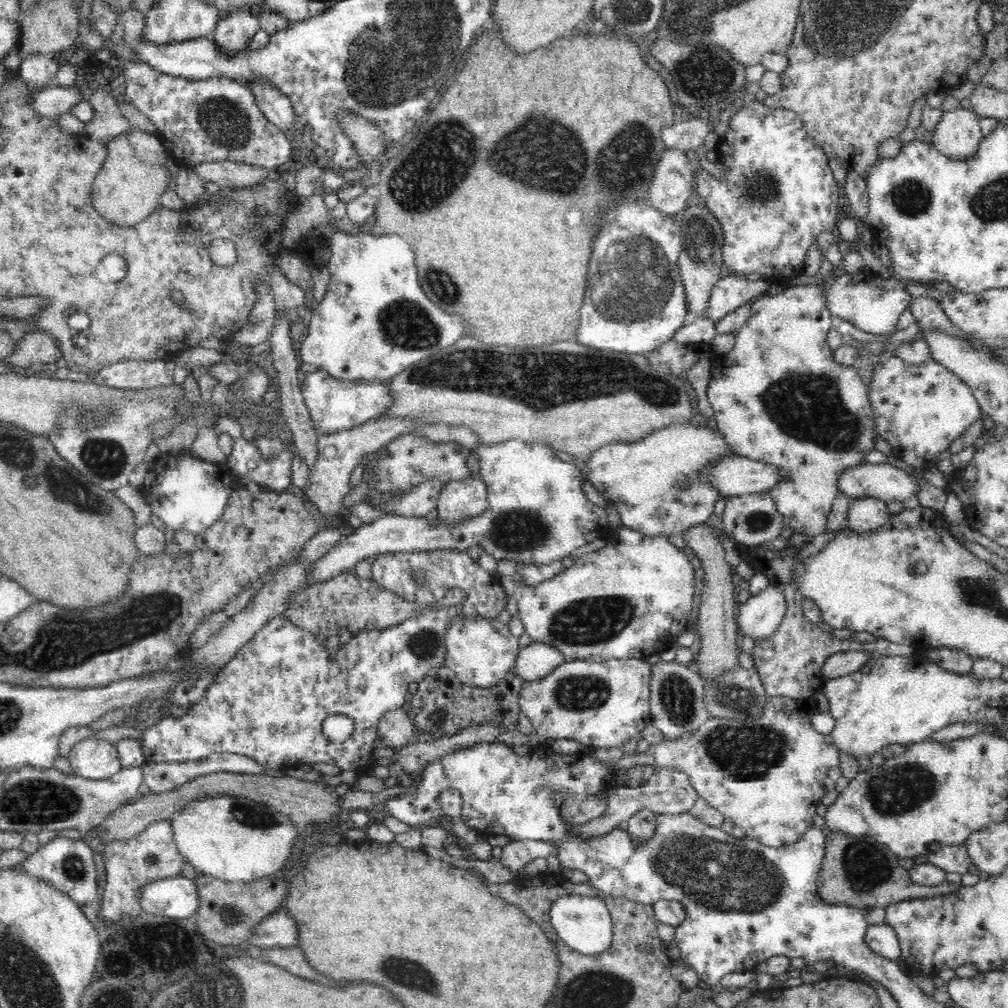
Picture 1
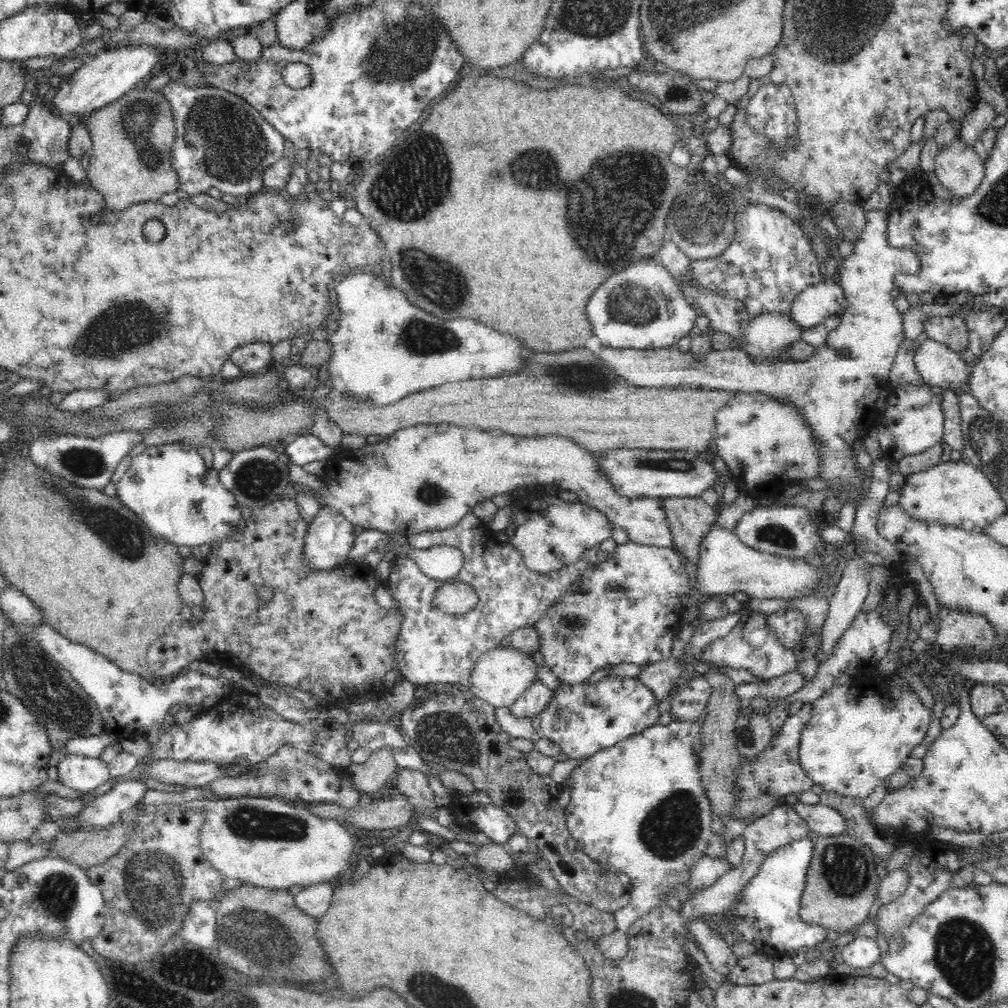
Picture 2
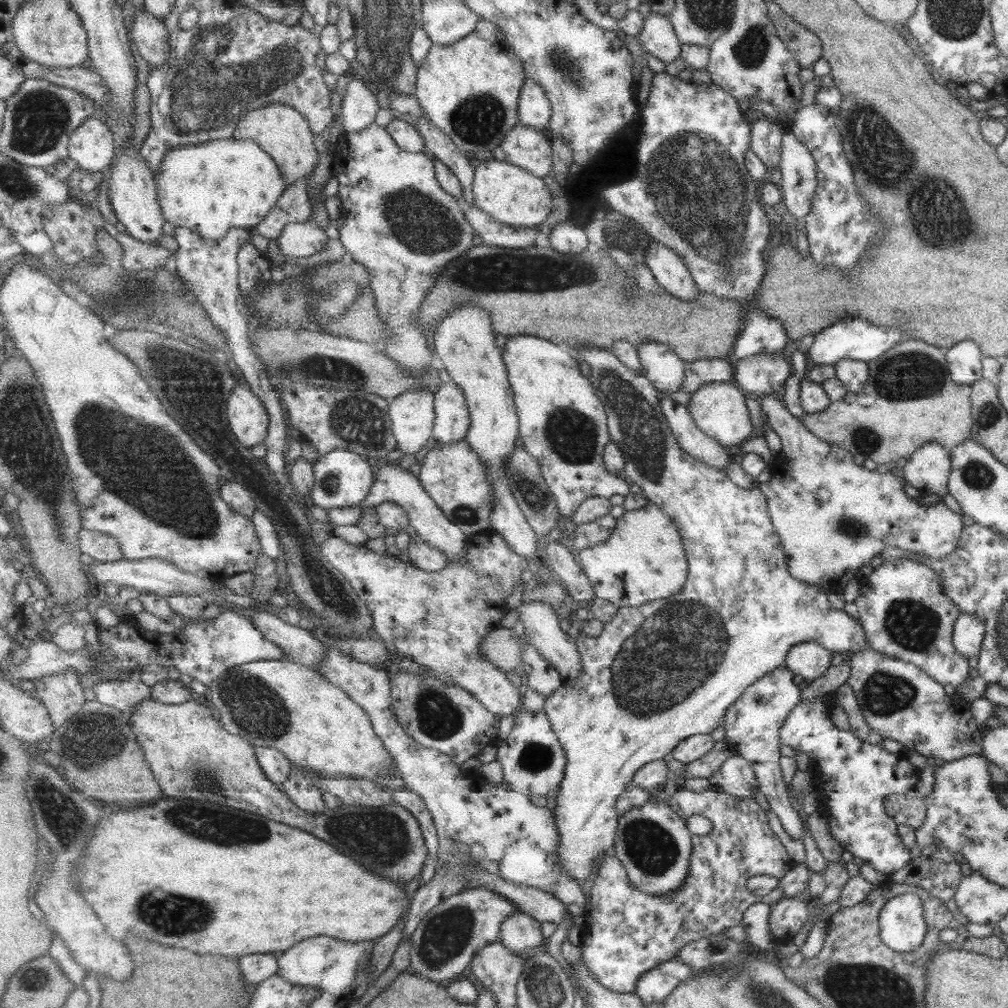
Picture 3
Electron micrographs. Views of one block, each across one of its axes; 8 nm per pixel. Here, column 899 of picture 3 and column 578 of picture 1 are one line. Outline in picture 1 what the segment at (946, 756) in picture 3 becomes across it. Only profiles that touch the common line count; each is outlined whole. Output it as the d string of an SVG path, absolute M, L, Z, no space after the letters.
M590 659L564 663L552 674L532 684L523 684L519 709L528 718L537 736L546 740L573 740L582 746L620 748L626 740L641 735L651 723L649 698L653 665L647 659Z

